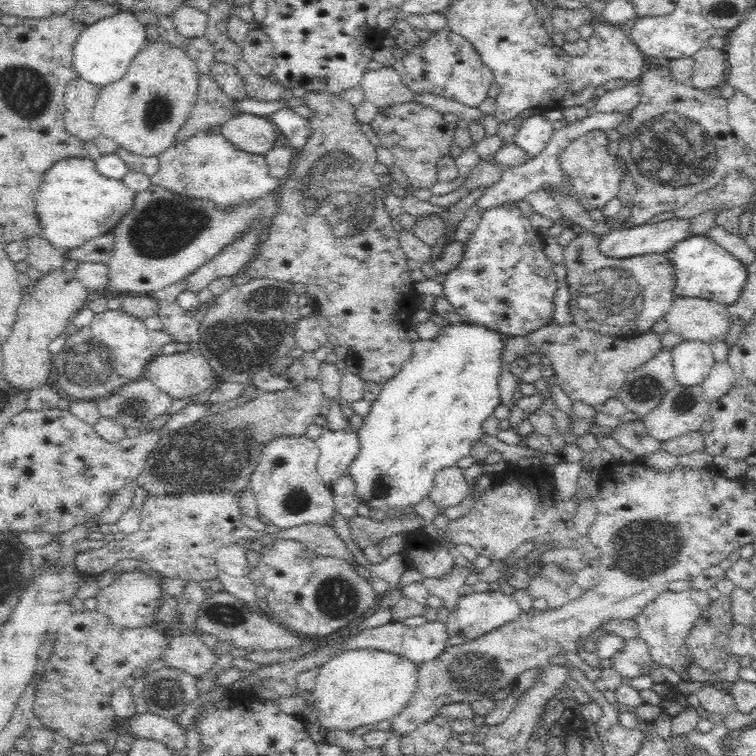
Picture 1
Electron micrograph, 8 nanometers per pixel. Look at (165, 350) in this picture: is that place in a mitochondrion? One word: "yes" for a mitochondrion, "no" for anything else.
no

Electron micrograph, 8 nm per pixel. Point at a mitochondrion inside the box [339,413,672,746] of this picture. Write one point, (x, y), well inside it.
(468, 669)

